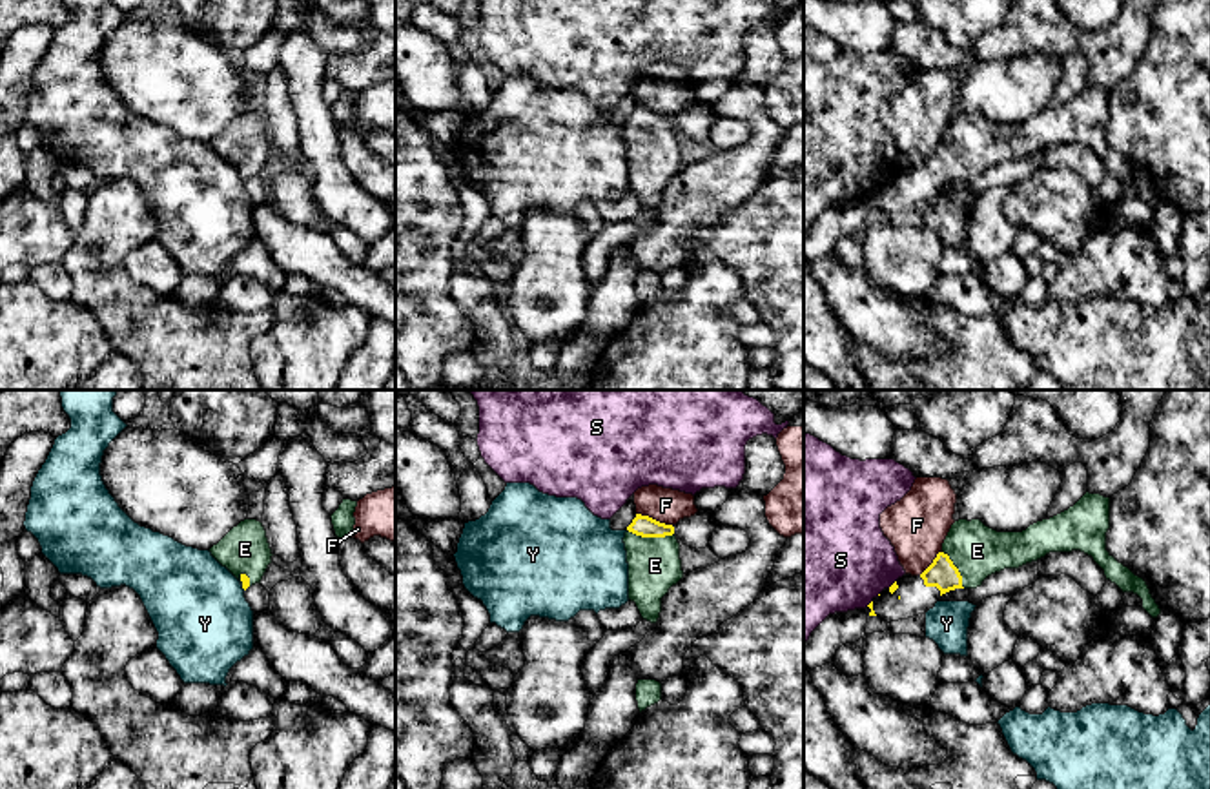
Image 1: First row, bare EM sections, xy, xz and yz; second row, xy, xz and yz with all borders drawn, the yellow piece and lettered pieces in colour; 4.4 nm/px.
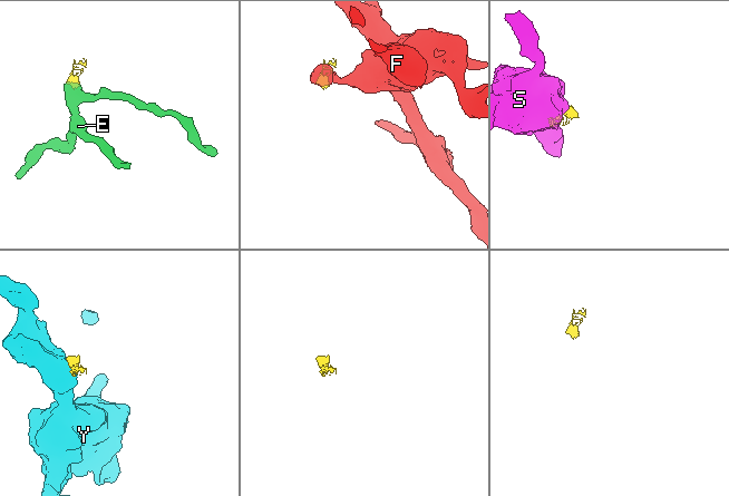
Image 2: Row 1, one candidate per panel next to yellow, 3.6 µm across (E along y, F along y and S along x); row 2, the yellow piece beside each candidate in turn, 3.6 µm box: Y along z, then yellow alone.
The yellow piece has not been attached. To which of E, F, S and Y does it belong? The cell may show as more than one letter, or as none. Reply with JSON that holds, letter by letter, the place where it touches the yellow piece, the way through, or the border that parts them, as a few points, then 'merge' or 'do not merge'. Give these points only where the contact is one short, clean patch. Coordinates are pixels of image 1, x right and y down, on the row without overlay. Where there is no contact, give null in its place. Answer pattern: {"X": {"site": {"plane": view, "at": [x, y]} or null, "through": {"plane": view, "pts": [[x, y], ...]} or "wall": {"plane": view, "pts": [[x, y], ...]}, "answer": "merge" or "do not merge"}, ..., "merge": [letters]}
{"E": {"site": {"plane": "xz", "at": [651, 128]}, "through": {"plane": "xz", "pts": [[642, 117], [651, 128], [655, 157]]}, "answer": "merge"}, "F": {"site": {"plane": "xz", "at": [655, 112]}, "wall": {"plane": "xz", "pts": [[636, 104], [671, 117]]}, "answer": "do not merge"}, "S": {"site": {"plane": "yz", "at": [893, 175]}, "wall": {"plane": "yz", "pts": [[895, 172], [888, 179]]}, "answer": "do not merge"}, "Y": {"site": {"plane": "xy", "at": [243, 179]}, "wall": {"plane": "xy", "pts": [[241, 177], [245, 181]]}, "answer": "do not merge"}, "merge": ["E"]}

